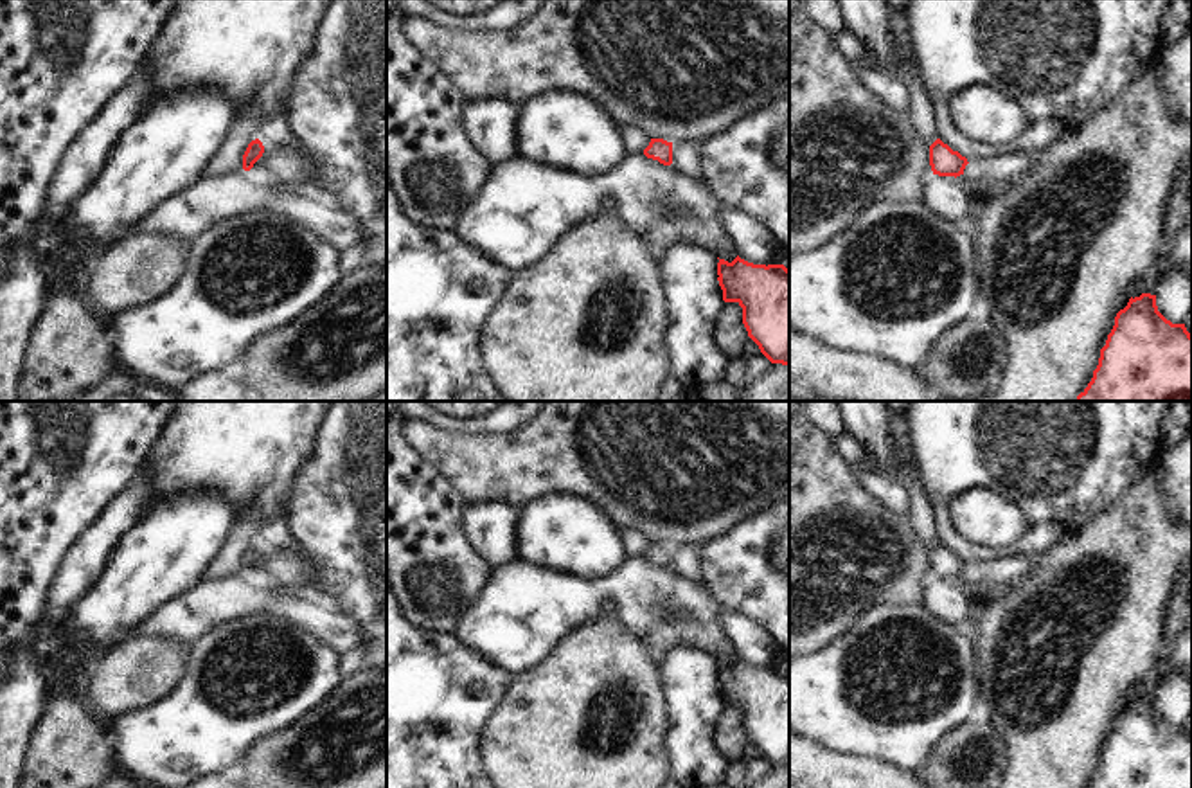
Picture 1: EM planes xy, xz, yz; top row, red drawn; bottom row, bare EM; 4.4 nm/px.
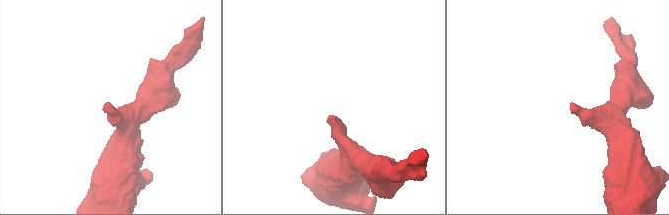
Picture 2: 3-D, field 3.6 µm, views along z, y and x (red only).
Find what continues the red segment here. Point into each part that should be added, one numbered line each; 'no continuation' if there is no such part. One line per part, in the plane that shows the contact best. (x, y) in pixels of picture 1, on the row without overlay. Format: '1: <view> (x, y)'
no continuation

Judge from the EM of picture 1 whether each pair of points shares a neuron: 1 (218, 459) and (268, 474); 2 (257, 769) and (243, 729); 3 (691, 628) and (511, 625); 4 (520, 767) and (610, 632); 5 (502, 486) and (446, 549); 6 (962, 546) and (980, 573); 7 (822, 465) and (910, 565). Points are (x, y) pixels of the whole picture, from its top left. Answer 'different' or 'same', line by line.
1: same
2: different
3: same
4: same
5: different
6: different
7: same

